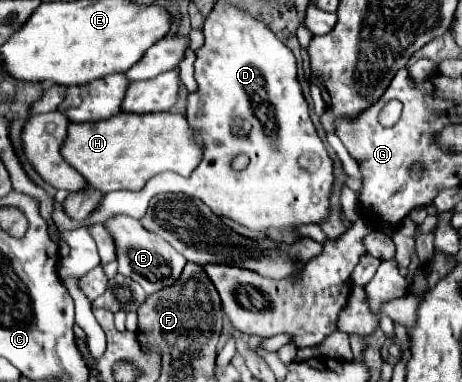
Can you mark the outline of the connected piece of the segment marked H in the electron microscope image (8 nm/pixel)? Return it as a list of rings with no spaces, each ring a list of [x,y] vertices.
[[[117,113],[107,121],[69,123],[67,137],[61,145],[61,157],[77,169],[85,181],[103,195],[119,189],[139,191],[151,177],[173,171],[189,175],[201,161],[203,151],[189,139],[187,121],[183,115],[165,113]]]

